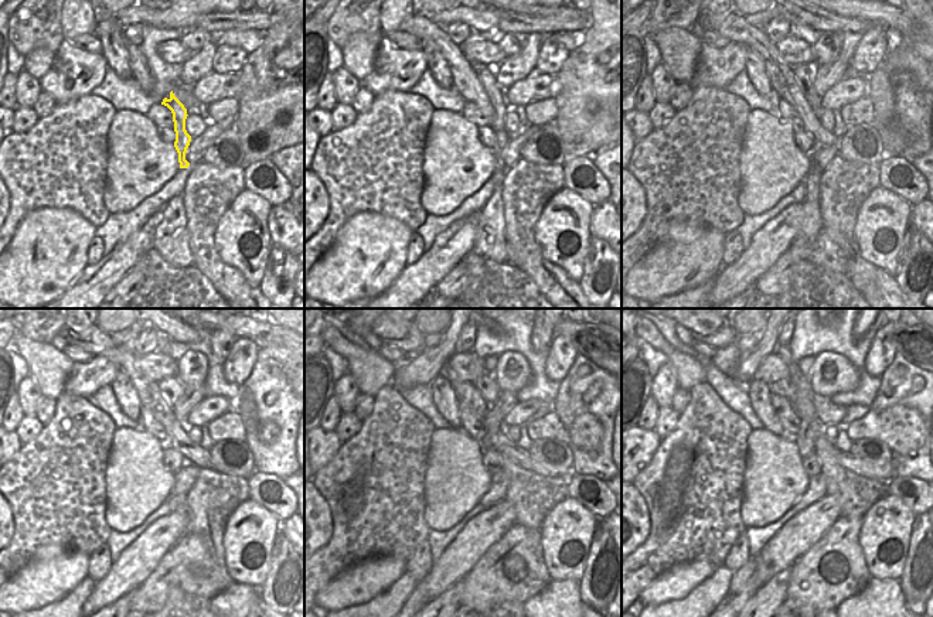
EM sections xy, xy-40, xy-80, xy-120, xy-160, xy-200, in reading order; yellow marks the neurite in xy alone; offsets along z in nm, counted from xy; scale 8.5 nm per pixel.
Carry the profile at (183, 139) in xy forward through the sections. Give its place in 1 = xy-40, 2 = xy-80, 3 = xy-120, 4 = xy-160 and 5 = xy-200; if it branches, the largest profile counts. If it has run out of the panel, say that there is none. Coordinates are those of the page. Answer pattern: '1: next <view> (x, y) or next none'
1: next xy-40 (487, 75)
2: next xy-80 (811, 224)
3: next xy-120 (170, 388)
4: next xy-160 (486, 384)
5: next xy-200 (783, 351)

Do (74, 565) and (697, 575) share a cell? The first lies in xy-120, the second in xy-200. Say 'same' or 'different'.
same

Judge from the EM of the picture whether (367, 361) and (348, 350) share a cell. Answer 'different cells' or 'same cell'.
same cell

